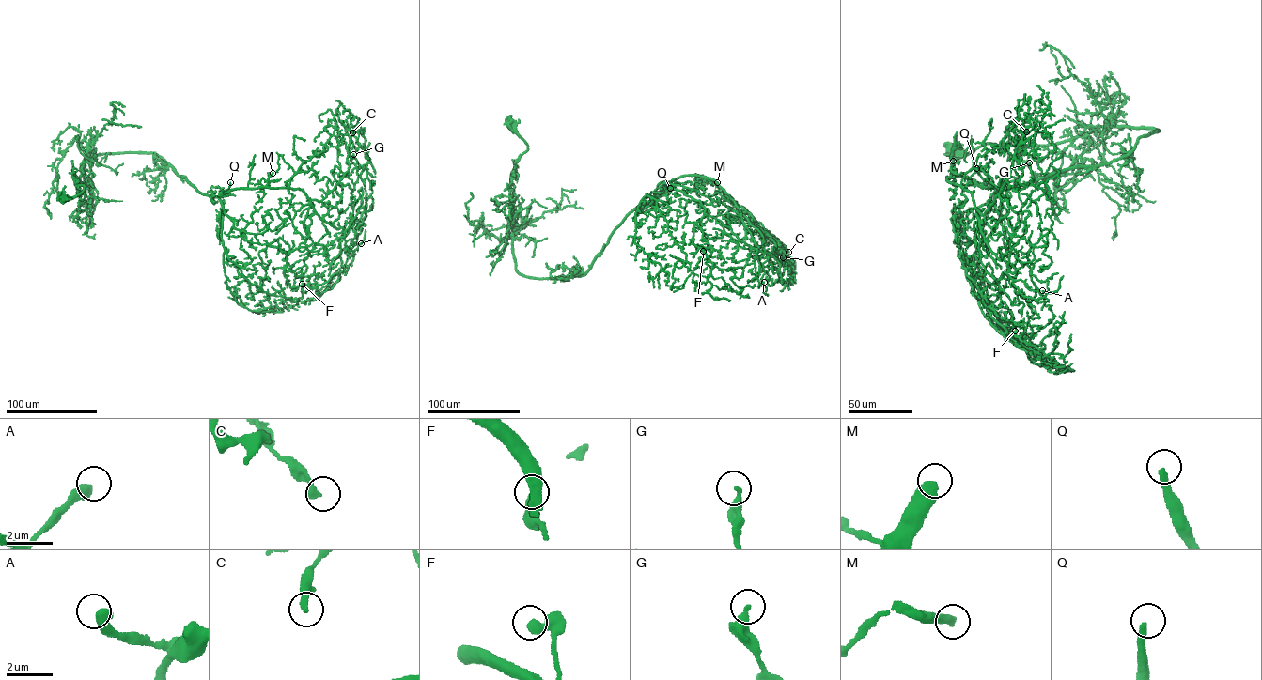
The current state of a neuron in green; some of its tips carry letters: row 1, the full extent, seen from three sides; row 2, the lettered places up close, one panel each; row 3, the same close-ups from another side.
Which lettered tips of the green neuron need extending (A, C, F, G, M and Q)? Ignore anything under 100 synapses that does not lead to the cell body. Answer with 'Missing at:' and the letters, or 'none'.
Missing at: M, Q

